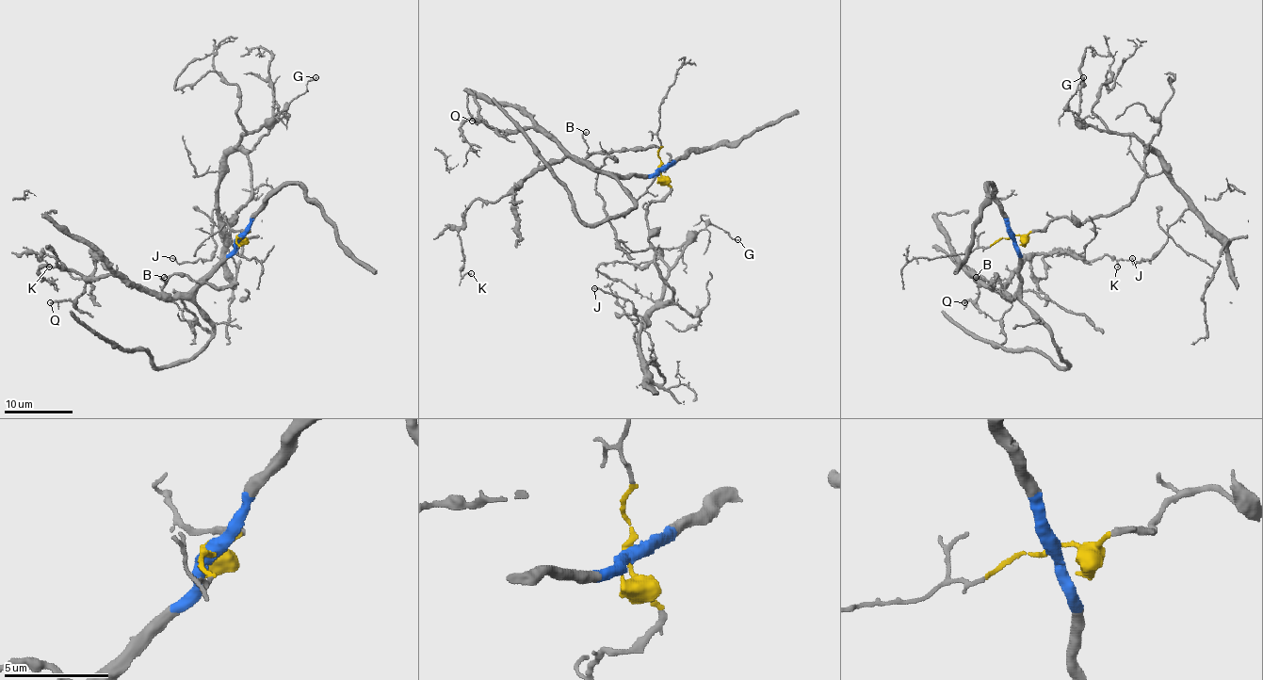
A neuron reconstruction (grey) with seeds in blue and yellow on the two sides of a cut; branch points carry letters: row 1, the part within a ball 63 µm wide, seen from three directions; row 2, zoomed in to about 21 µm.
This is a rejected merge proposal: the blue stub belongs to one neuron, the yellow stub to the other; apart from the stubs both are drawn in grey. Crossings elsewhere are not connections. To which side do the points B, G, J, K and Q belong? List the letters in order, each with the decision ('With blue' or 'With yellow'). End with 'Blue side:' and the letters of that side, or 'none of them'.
B: With blue
G: With yellow
J: With yellow
K: With blue
Q: With blue
Blue side: B, K, Q

